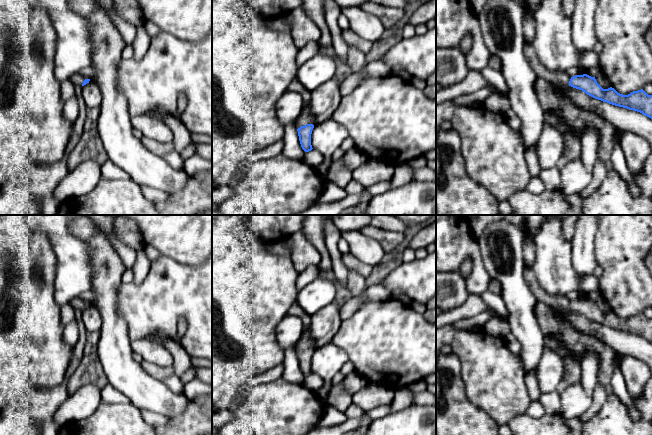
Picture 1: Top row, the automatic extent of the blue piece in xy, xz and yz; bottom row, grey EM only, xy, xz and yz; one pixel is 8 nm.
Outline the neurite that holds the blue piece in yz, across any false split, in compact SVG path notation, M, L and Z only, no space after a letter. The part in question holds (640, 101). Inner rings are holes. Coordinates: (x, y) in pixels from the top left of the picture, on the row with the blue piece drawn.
M525 42L524 52L526 59L534 70L536 76L553 84L571 86L582 90L587 95L595 99L640 112L652 119L652 95L648 95L643 89L633 91L628 95L620 94L612 87L603 89L597 83L595 77L591 77L587 74L571 77L567 72L553 72L548 70L537 58L537 54L532 43Z

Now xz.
M310 102L303 105L303 110L300 116L295 121L295 125L298 131L299 141L302 149L305 152L311 151L311 134L314 128L313 125L313 116L310 110Z

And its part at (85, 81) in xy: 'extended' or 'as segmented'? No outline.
extended

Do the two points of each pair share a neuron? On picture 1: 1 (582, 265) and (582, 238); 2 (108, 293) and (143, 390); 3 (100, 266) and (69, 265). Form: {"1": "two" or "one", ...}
{"1": "one", "2": "one", "3": "two"}

